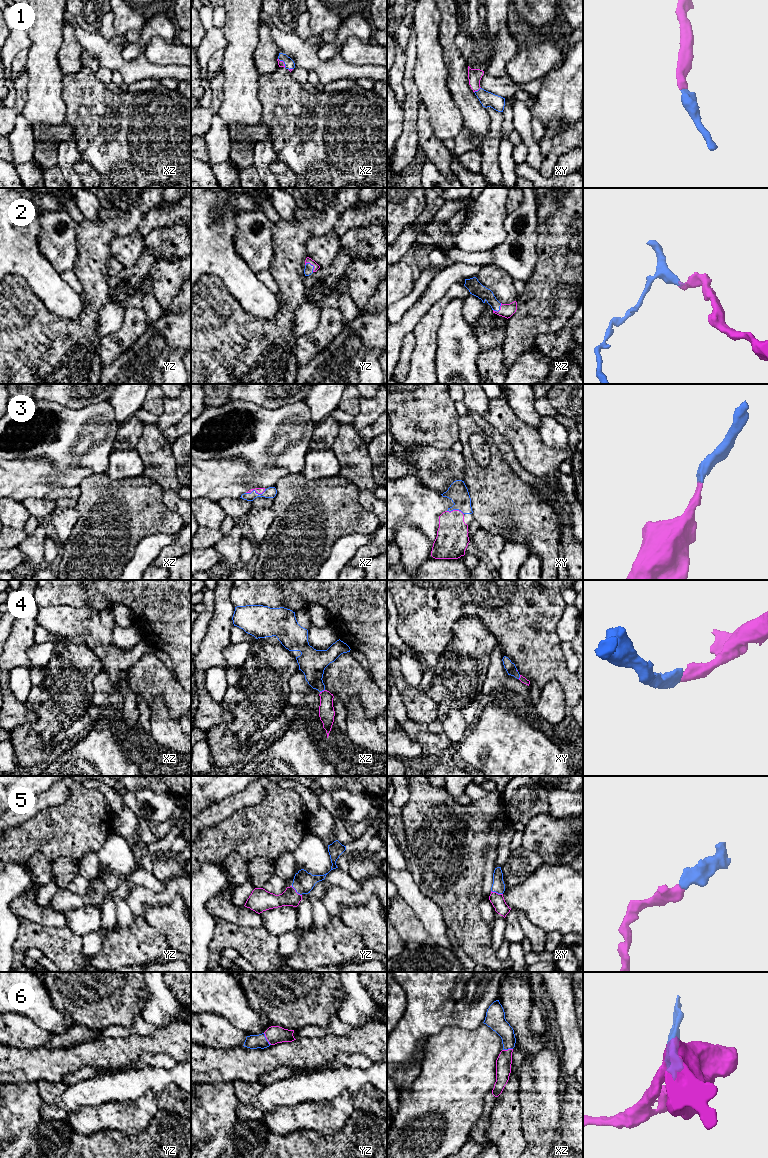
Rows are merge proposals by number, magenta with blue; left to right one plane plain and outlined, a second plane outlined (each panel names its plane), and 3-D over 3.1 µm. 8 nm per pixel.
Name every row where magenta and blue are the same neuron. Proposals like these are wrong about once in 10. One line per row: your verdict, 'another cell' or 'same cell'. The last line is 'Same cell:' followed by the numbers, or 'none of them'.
1: same cell
2: same cell
3: same cell
4: same cell
5: same cell
6: same cell
Same cell: 1, 2, 3, 4, 5, 6

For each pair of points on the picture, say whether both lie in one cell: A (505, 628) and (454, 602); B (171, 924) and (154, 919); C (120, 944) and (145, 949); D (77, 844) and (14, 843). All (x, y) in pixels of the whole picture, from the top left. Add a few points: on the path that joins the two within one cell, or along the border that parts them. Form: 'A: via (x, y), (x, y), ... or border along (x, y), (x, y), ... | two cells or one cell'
A: via (492, 615), (486, 609), (471, 605), (467, 600) | one cell
B: via (167, 920), (158, 919) | one cell
C: via (126, 944), (139, 944) | one cell
D: via (61, 845), (48, 845), (42, 841), (30, 841) | one cell

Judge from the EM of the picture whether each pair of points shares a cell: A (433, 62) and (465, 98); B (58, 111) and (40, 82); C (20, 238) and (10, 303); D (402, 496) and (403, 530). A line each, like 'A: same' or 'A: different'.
A: different
B: same
C: different
D: different

